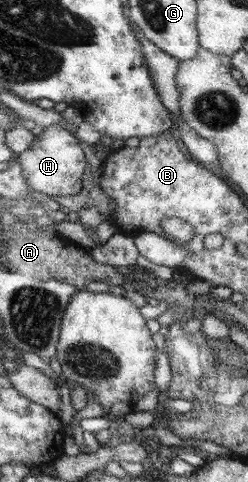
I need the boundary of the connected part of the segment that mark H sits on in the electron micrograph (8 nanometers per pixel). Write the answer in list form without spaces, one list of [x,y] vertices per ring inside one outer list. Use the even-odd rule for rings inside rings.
[[[61,125],[45,128],[37,135],[33,145],[16,155],[16,158],[23,164],[24,176],[30,189],[37,193],[54,198],[58,195],[77,195],[83,189],[87,157],[81,149],[81,140]]]

